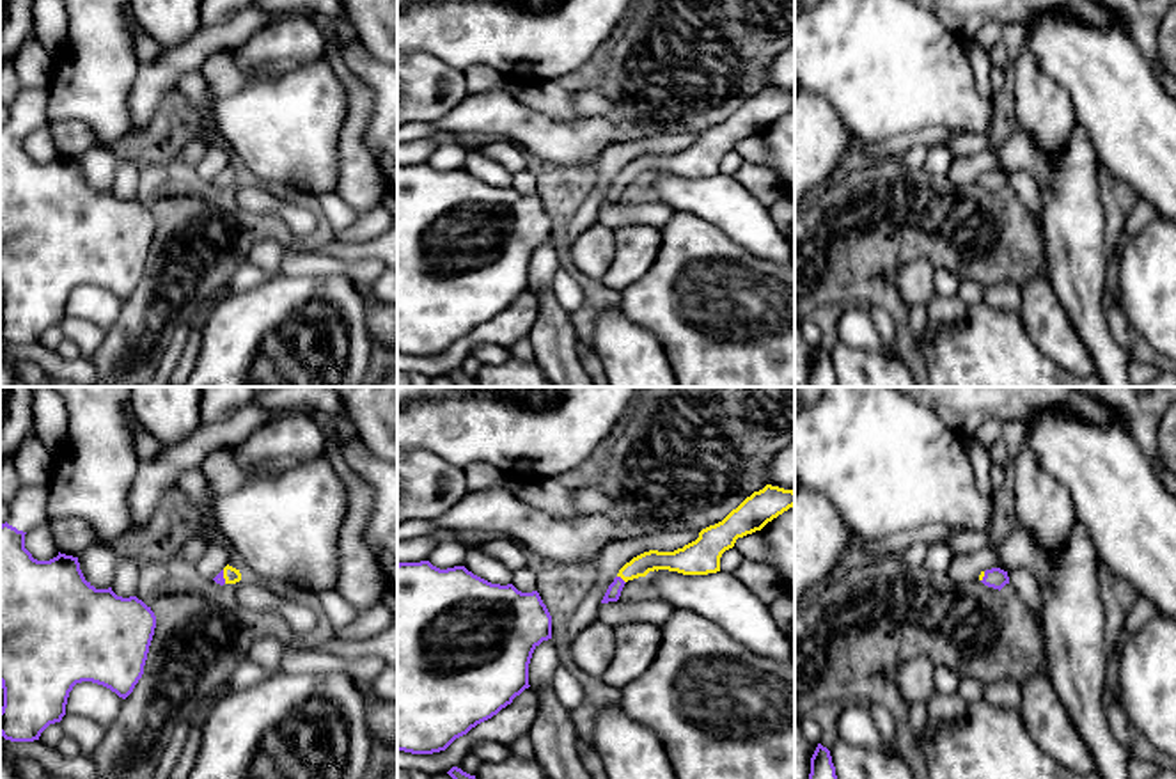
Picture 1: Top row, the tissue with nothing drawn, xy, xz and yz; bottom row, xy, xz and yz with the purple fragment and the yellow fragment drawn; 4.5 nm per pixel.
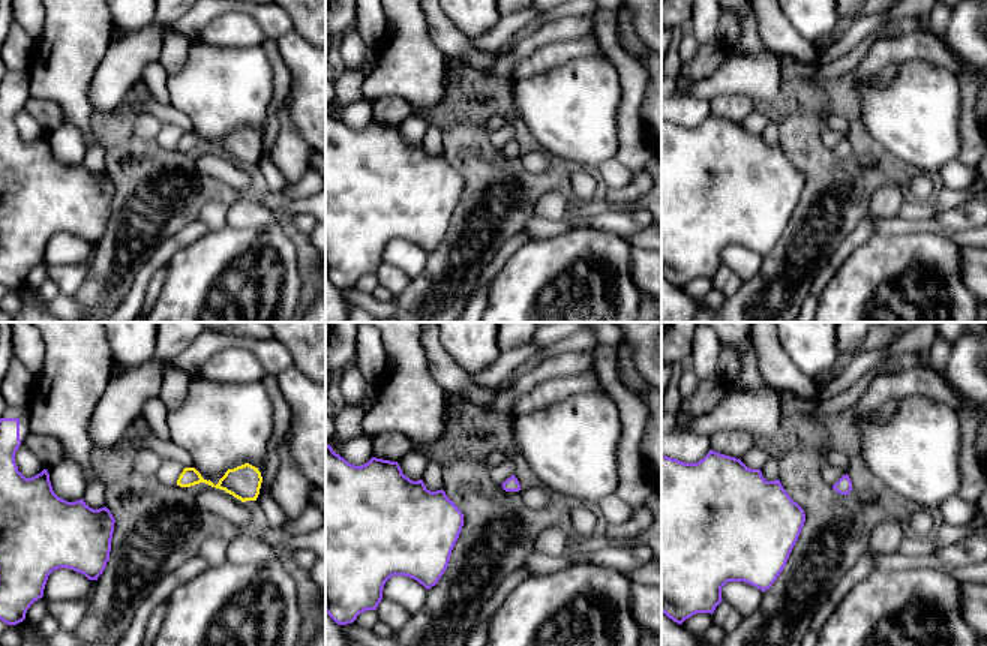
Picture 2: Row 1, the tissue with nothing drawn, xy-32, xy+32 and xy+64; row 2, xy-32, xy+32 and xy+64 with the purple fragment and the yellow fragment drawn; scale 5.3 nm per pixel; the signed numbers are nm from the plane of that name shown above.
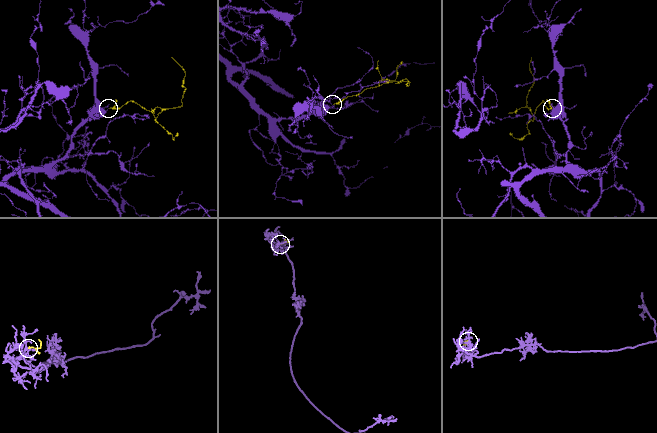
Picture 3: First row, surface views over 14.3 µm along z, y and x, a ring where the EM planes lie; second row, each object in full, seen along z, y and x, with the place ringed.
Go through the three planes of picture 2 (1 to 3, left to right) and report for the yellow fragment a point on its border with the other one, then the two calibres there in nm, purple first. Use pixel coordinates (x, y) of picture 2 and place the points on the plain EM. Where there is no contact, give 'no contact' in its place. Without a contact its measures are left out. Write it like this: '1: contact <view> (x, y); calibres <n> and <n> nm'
1: no contact
2: no contact
3: no contact

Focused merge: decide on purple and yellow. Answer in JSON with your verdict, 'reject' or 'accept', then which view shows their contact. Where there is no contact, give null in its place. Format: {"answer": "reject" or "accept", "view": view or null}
{"answer": "accept", "view": "xz"}

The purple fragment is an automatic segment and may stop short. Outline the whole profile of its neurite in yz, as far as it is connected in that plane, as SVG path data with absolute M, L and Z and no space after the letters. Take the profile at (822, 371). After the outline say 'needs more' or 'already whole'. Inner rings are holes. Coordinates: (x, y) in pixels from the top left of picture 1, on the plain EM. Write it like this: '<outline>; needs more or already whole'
M818 346L811 360L809 387L837 387L835 369L830 353Z; already whole

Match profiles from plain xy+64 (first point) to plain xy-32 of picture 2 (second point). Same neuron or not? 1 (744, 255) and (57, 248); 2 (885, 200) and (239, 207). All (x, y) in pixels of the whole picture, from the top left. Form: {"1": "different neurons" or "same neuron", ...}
{"1": "same neuron", "2": "different neurons"}

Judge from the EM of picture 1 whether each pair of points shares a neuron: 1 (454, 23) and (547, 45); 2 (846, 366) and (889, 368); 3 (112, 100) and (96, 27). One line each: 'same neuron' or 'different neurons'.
1: same neuron
2: same neuron
3: same neuron

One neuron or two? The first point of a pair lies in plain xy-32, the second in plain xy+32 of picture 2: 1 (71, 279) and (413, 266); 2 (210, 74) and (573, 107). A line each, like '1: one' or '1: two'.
1: two
2: one

